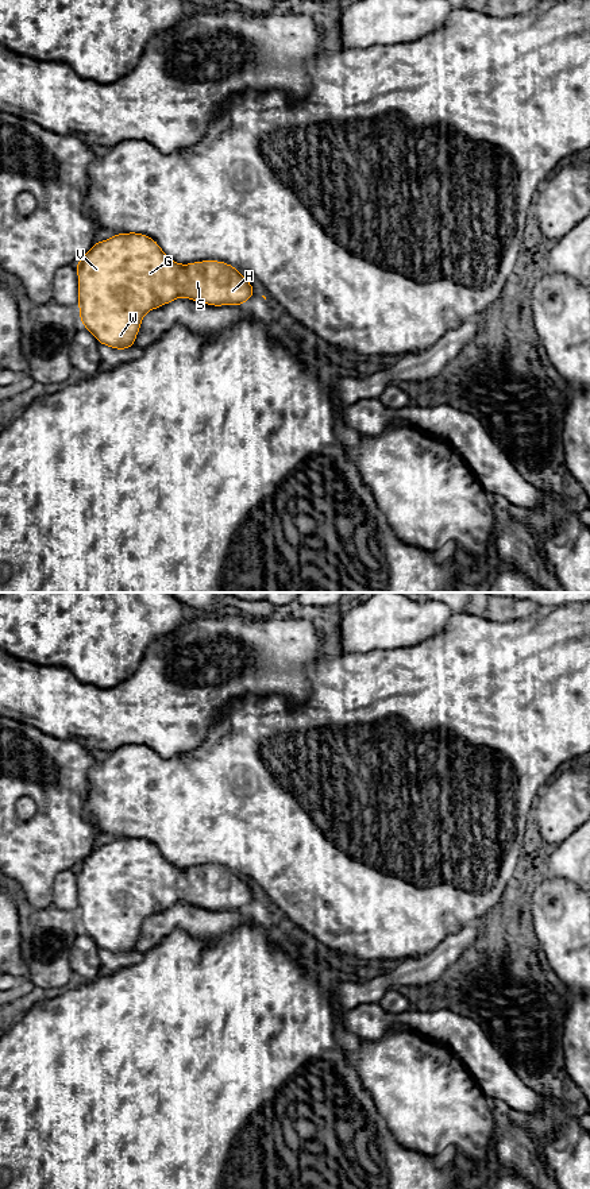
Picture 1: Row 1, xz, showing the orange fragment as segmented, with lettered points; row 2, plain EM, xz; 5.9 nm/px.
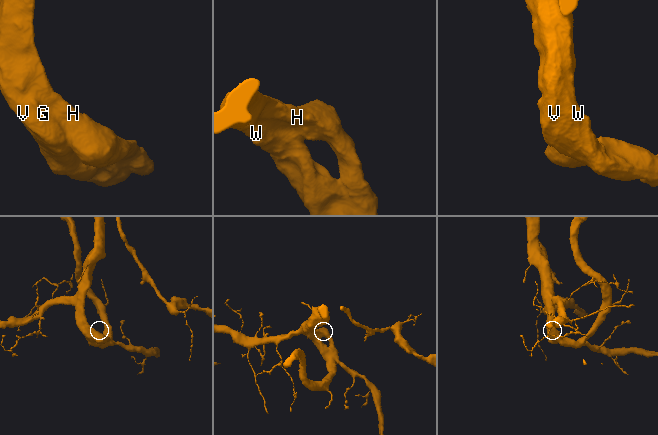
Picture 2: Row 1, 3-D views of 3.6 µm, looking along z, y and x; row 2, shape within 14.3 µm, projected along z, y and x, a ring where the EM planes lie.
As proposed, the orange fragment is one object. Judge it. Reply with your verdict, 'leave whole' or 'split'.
leave whole

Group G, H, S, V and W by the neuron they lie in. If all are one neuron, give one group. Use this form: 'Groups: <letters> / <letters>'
Groups: G H S V W

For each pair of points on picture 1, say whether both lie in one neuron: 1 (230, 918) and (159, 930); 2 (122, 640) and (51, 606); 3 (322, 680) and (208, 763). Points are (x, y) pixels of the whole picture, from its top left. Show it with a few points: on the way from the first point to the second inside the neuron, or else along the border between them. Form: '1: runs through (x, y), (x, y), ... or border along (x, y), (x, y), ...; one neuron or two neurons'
1: runs through (212, 921), (177, 921); one neuron
2: runs through (104, 622), (99, 617), (66, 617); one neuron
3: runs through (305, 713), (288, 730), (259, 740), (240, 759); one neuron

